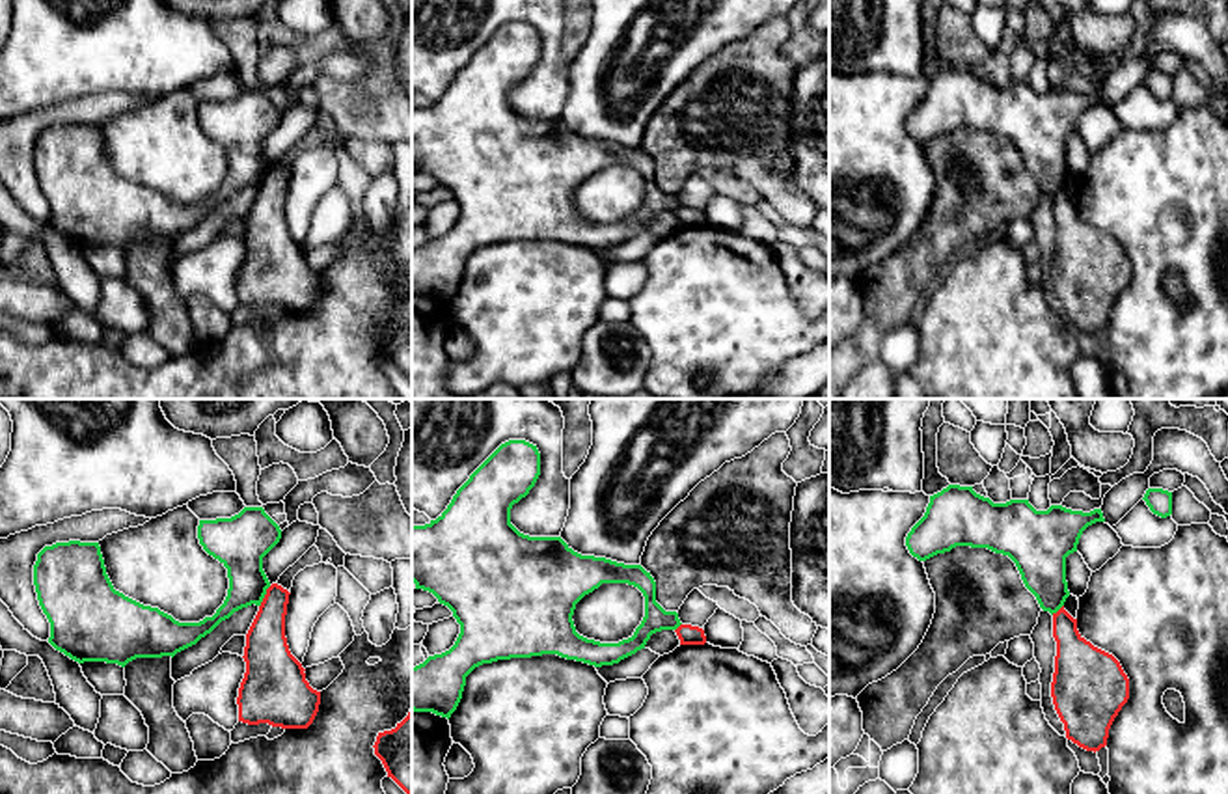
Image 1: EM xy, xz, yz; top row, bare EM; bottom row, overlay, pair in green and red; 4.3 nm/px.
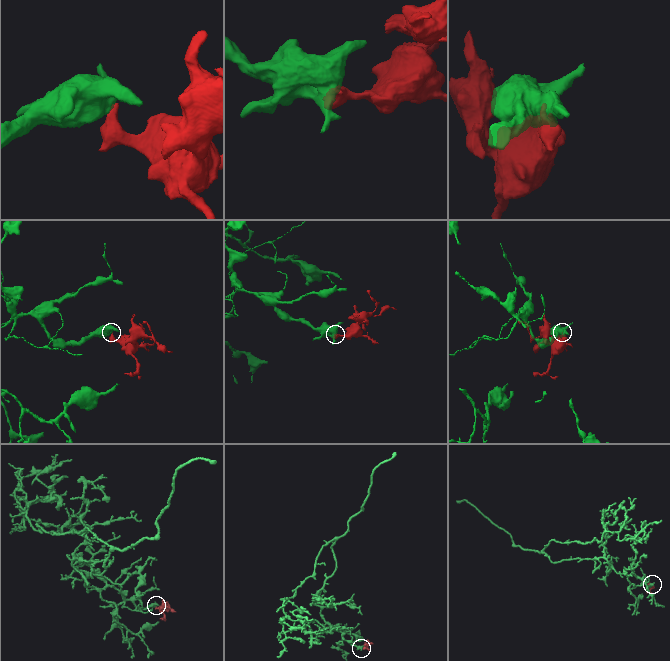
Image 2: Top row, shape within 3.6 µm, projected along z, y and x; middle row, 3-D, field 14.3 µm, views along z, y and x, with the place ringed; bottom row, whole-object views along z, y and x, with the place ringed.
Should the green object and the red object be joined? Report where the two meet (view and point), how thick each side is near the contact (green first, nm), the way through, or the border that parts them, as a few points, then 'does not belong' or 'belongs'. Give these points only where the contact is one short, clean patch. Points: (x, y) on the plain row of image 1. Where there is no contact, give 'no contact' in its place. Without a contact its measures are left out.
xy (263, 179) | 220/200 nm | along xy (271, 168), (259, 189) | does not belong

